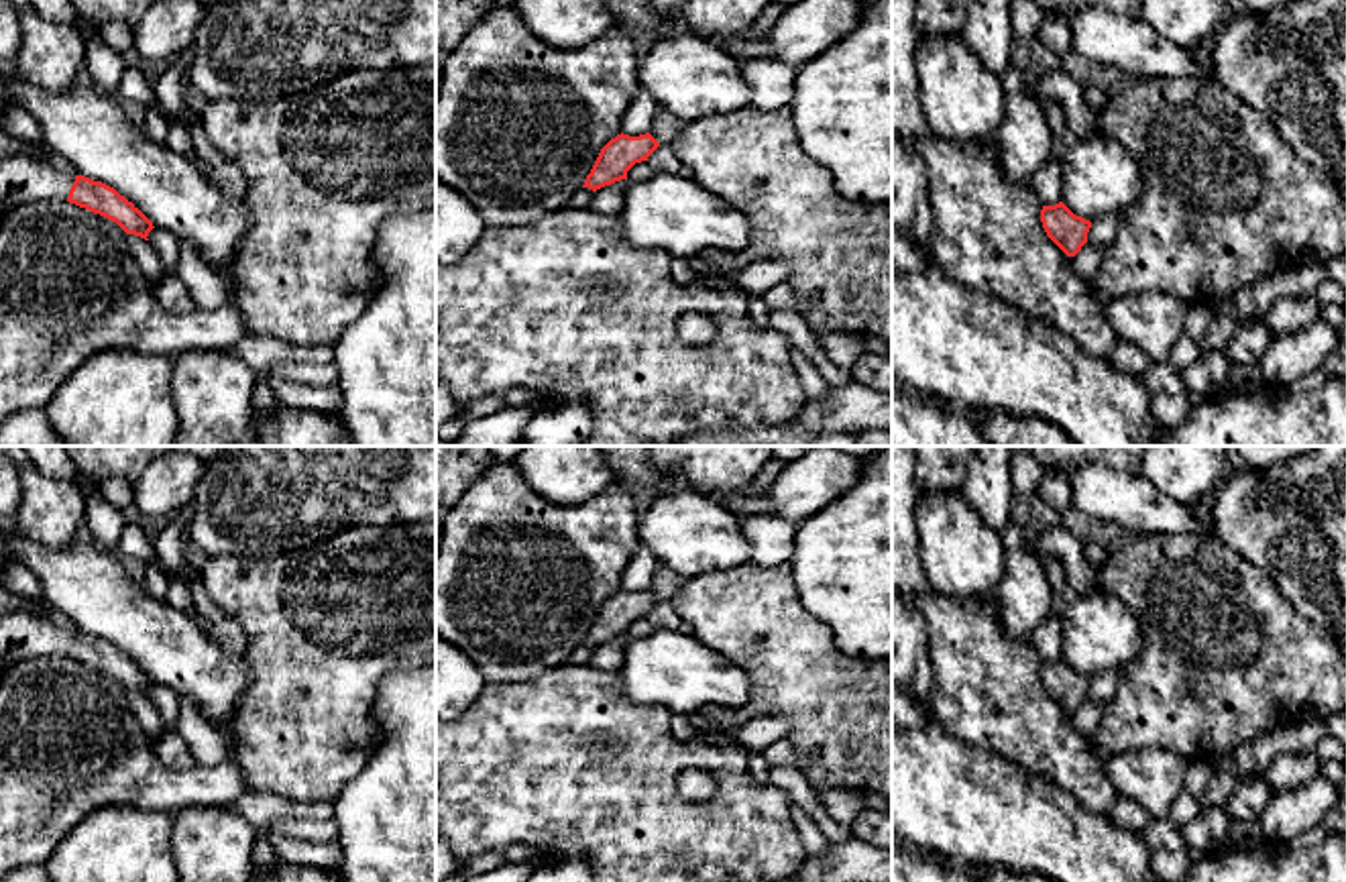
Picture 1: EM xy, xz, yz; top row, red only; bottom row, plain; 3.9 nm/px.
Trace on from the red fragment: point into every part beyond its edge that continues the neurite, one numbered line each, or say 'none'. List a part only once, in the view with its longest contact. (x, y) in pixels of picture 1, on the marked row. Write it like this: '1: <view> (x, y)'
1: xy (23, 180)

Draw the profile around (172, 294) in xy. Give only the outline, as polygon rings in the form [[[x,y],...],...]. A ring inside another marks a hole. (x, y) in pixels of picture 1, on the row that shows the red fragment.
[[[173,273],[155,283],[155,297],[167,312],[173,314],[189,314],[198,310],[191,293]]]

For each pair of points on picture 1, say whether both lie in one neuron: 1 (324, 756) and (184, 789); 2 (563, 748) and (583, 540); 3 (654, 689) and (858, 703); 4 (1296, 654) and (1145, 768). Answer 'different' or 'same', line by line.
1: different
2: different
3: different
4: different

